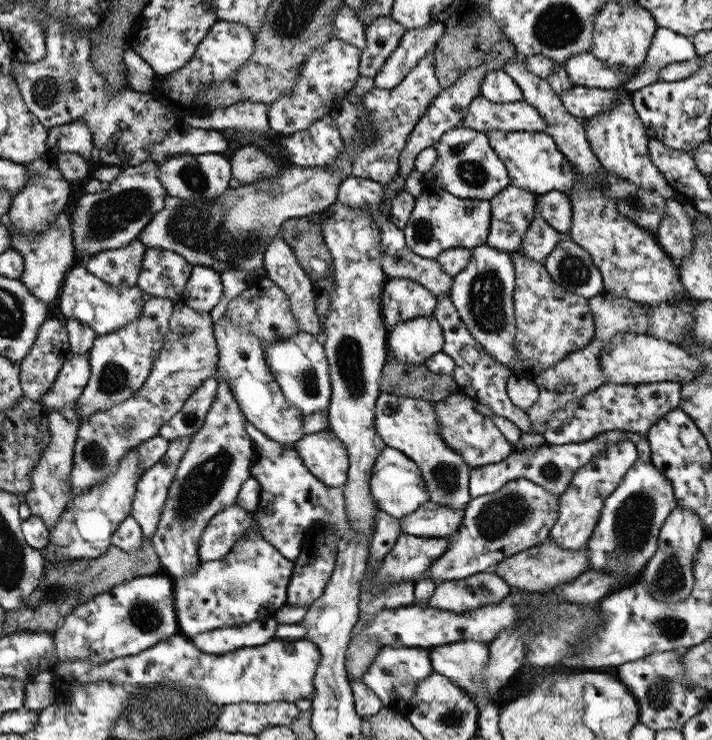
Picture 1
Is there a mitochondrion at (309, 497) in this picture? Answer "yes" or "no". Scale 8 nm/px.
no

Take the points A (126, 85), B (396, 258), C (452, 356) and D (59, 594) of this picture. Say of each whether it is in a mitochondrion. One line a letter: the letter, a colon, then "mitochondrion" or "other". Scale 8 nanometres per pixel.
A: other
B: mitochondrion
C: other
D: mitochondrion

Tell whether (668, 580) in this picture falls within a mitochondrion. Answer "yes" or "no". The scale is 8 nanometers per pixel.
yes

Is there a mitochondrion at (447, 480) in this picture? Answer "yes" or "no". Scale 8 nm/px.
yes

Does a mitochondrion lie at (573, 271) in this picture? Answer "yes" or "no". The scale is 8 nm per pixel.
yes

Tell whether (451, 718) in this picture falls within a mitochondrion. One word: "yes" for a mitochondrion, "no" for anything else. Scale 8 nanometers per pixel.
yes

